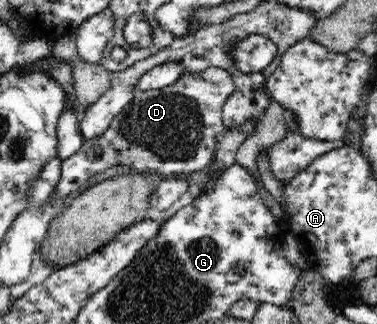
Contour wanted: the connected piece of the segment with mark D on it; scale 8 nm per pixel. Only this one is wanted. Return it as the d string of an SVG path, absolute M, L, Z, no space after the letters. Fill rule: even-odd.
M209 67L196 73L185 73L175 84L165 88L148 91L137 90L123 110L113 117L109 128L99 136L82 142L82 147L73 156L61 162L61 180L55 188L57 196L51 199L58 201L71 193L77 192L91 176L105 172L112 166L130 166L133 171L145 174L148 177L164 174L190 174L205 170L212 163L217 144L216 136L225 132L223 124L222 108L225 100L231 96L235 88L233 75L229 71L219 67Z

